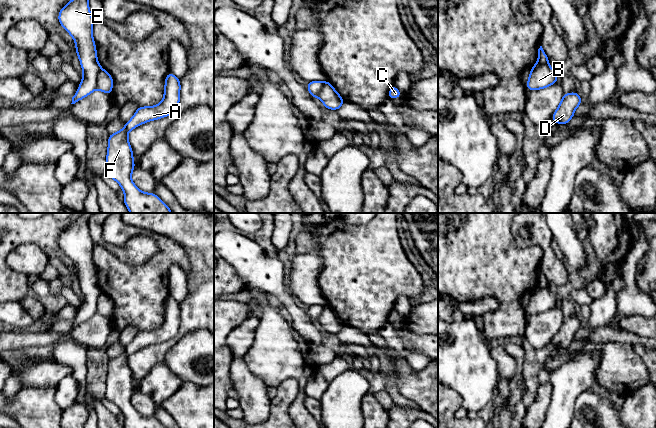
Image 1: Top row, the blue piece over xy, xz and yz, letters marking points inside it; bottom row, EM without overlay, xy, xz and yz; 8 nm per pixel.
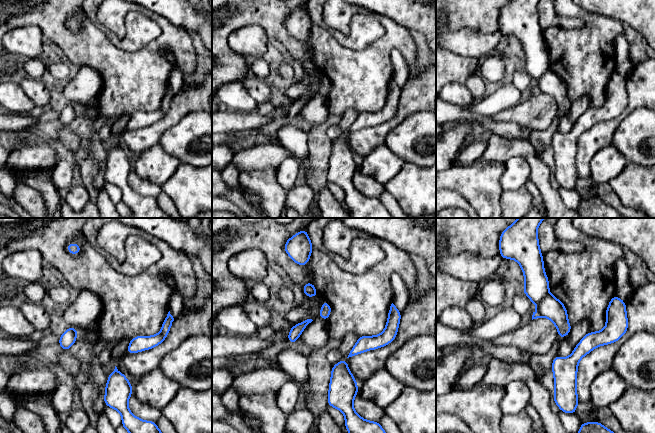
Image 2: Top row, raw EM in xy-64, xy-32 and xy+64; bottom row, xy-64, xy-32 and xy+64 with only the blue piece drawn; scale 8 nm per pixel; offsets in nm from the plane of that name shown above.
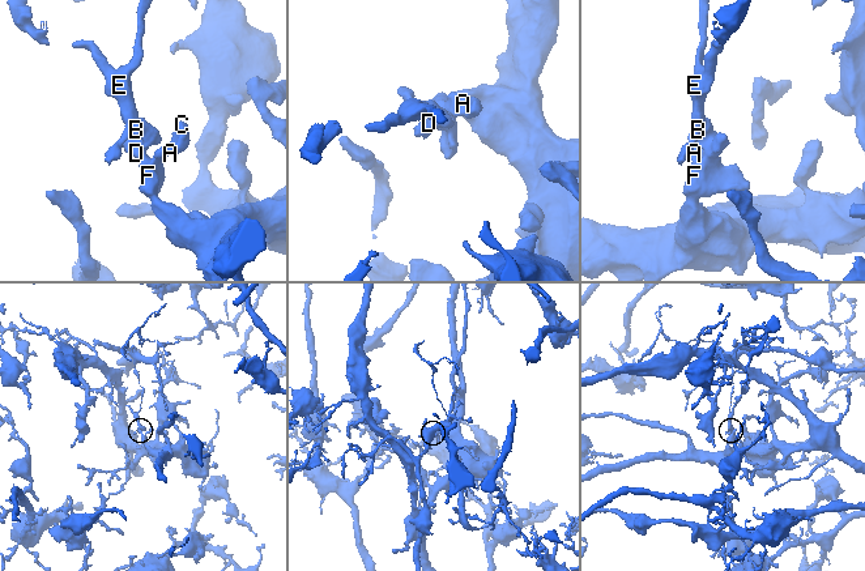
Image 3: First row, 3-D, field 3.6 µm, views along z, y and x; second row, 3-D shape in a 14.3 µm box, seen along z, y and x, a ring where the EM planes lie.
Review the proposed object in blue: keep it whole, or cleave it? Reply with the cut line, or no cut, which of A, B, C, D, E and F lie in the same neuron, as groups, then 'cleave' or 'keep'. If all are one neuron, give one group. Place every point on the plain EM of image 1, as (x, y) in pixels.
cut in xy along (101, 292), (97, 299), (96, 312); A B C D F / E; cleave

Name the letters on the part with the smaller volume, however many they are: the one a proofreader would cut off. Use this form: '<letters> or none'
E

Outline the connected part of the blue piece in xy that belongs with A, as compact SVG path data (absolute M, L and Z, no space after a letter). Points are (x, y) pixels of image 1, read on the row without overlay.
M169 295L165 302L163 324L156 330L139 330L135 336L135 339L128 346L126 346L122 354L114 358L109 358L105 398L117 405L121 410L125 418L123 424L124 428L165 428L155 417L144 417L140 415L132 406L131 398L135 392L135 387L133 384L132 371L128 365L128 356L148 345L164 342L174 337L177 334L180 326L180 312L180 304Z

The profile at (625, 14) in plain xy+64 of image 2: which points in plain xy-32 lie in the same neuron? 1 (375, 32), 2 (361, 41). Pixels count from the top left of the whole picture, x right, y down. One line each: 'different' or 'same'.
1: same
2: same

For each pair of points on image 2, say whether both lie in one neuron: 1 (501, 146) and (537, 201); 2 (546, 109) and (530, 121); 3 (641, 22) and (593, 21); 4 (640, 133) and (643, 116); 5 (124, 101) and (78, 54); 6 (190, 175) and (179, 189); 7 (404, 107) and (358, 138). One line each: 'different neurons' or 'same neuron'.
1: different neurons
2: same neuron
3: different neurons
4: same neuron
5: same neuron
6: same neuron
7: same neuron

